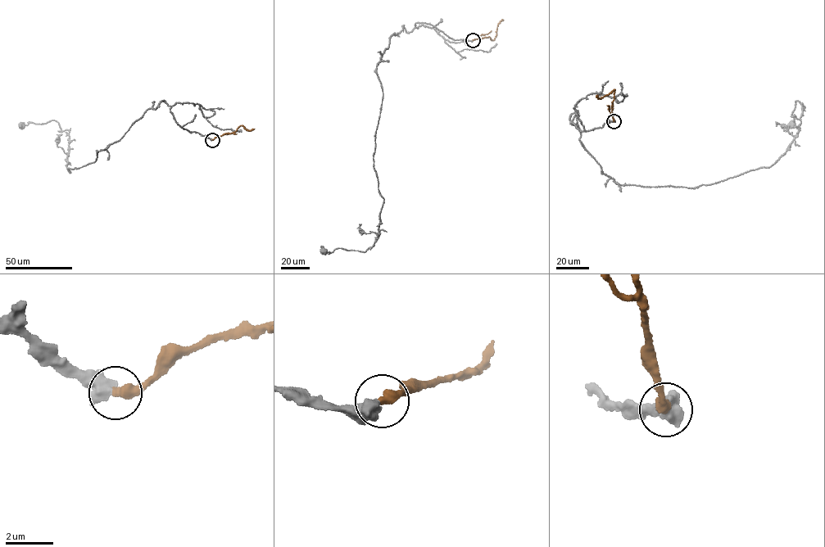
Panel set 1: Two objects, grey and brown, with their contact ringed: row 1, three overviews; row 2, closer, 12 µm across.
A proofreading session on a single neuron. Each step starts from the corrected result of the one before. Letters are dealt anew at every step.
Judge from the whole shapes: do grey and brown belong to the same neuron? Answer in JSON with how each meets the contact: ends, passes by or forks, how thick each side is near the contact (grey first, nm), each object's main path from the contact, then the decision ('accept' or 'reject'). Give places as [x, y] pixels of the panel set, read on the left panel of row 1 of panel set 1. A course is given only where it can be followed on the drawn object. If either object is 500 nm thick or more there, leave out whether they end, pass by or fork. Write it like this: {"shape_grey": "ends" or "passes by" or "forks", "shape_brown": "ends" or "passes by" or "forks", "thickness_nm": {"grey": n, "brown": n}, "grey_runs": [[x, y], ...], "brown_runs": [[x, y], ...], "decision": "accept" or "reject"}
{"thickness_nm": {"grey": 650, "brown": 420}, "grey_runs": [[211, 140], [181, 127], [161, 101], [94, 162], [70, 173], [69, 131], [52, 120], [21, 126]], "brown_runs": [[212, 140], [235, 132], [241, 125], [247, 130], [255, 128]], "decision": "accept"}

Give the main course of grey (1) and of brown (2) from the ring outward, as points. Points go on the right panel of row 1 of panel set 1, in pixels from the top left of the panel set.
1: (614, 121), (582, 132), (571, 115), (602, 174), (693, 188), (769, 167), (796, 135), (798, 101), (792, 124)
2: (614, 121), (612, 110), (614, 90), (600, 98), (596, 94)

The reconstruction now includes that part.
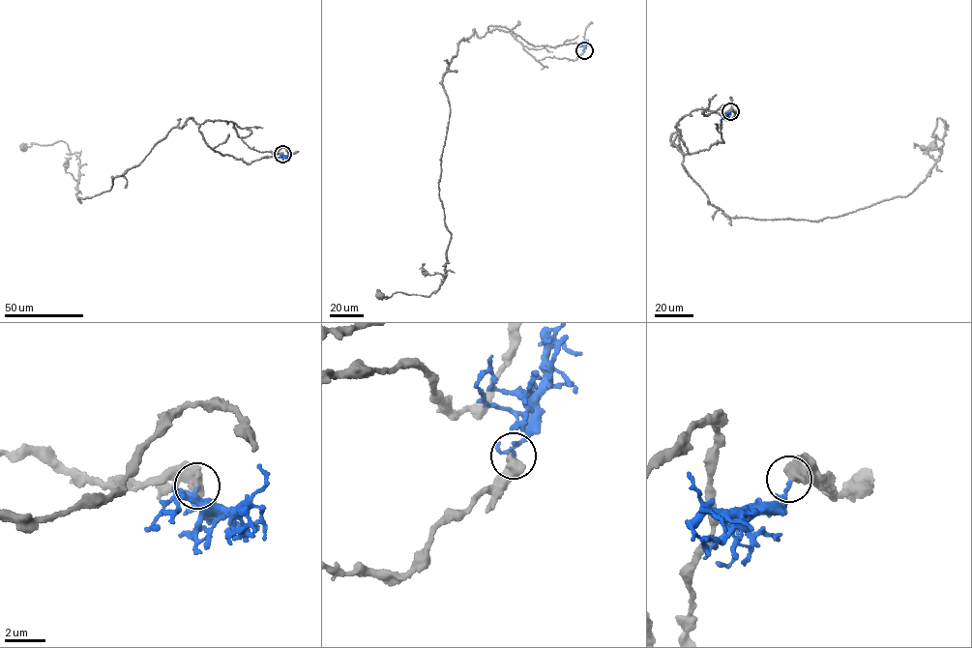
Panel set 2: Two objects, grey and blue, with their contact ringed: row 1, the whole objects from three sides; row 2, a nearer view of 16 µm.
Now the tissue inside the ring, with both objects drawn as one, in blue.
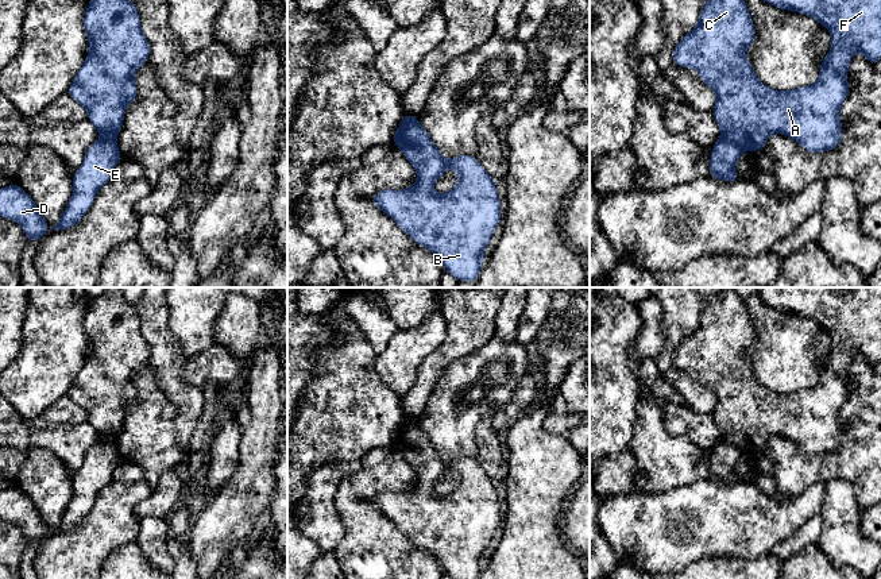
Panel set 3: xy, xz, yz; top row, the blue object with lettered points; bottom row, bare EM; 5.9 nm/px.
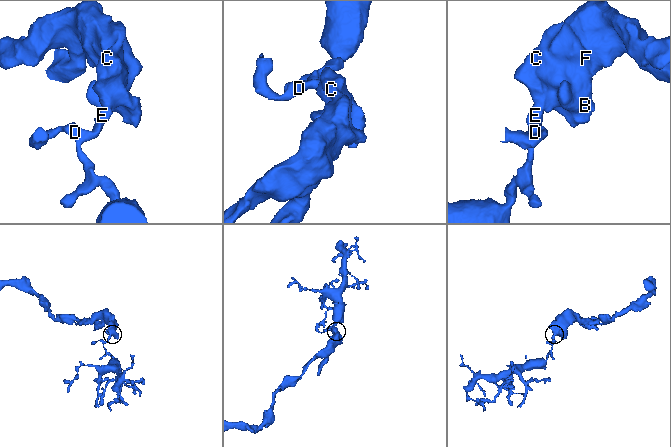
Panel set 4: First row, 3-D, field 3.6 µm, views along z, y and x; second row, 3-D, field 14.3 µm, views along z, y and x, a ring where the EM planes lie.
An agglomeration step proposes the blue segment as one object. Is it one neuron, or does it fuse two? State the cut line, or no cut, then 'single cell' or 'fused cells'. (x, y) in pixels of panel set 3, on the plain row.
cut in yz along (722, 437), (733, 443), (742, 452); fused cells

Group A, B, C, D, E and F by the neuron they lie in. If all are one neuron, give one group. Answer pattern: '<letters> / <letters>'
A B C F / D E

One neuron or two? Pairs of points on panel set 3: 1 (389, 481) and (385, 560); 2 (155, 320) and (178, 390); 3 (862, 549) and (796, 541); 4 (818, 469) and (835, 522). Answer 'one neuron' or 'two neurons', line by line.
1: one neuron
2: one neuron
3: two neurons
4: two neurons

